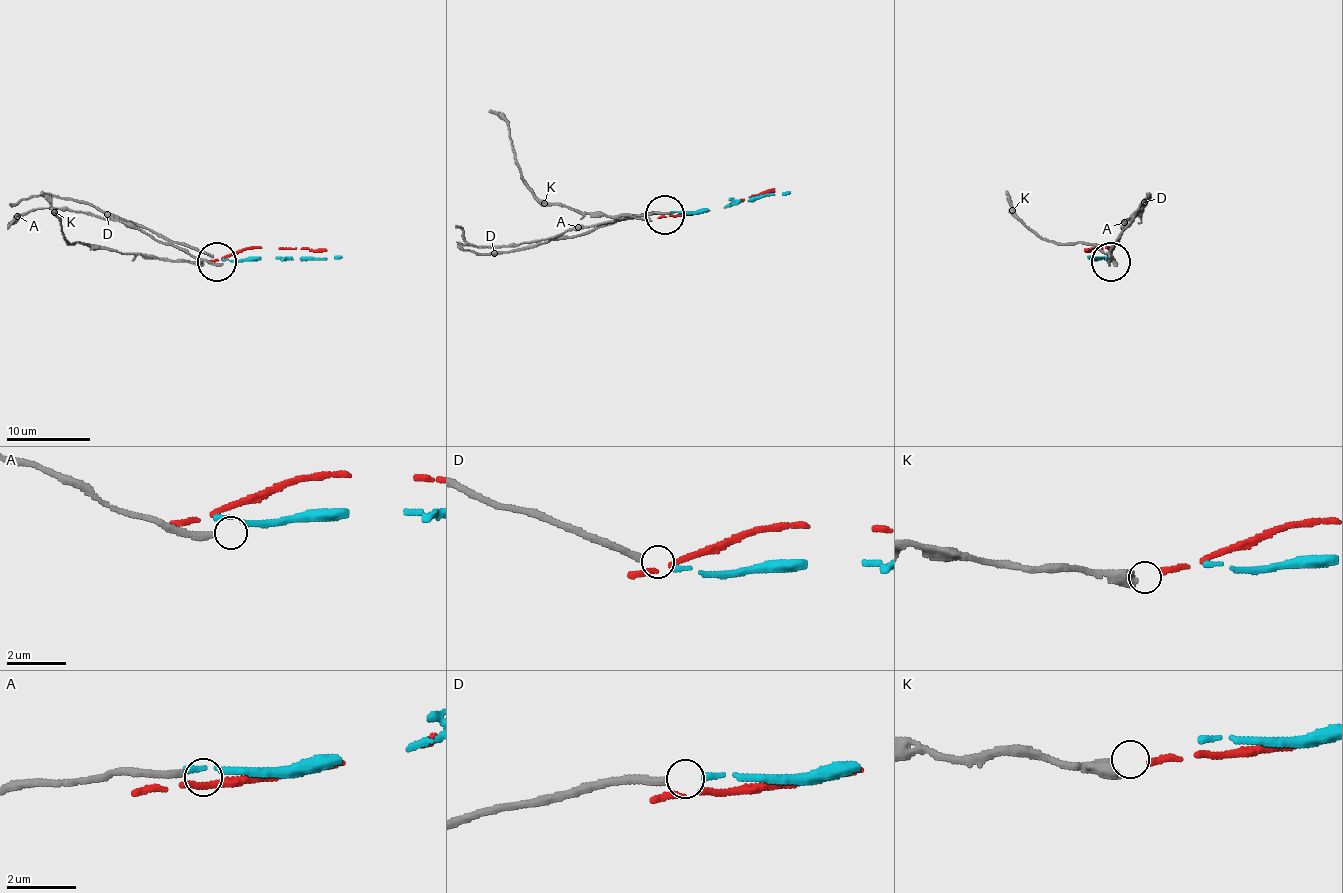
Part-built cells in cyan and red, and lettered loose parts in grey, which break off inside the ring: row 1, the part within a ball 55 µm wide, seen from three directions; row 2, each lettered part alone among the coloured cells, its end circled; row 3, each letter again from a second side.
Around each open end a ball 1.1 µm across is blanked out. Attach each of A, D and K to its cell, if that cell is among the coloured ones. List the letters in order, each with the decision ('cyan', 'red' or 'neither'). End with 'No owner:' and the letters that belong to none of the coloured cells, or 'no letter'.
A: neither
D: cyan
K: red
No owner: A

